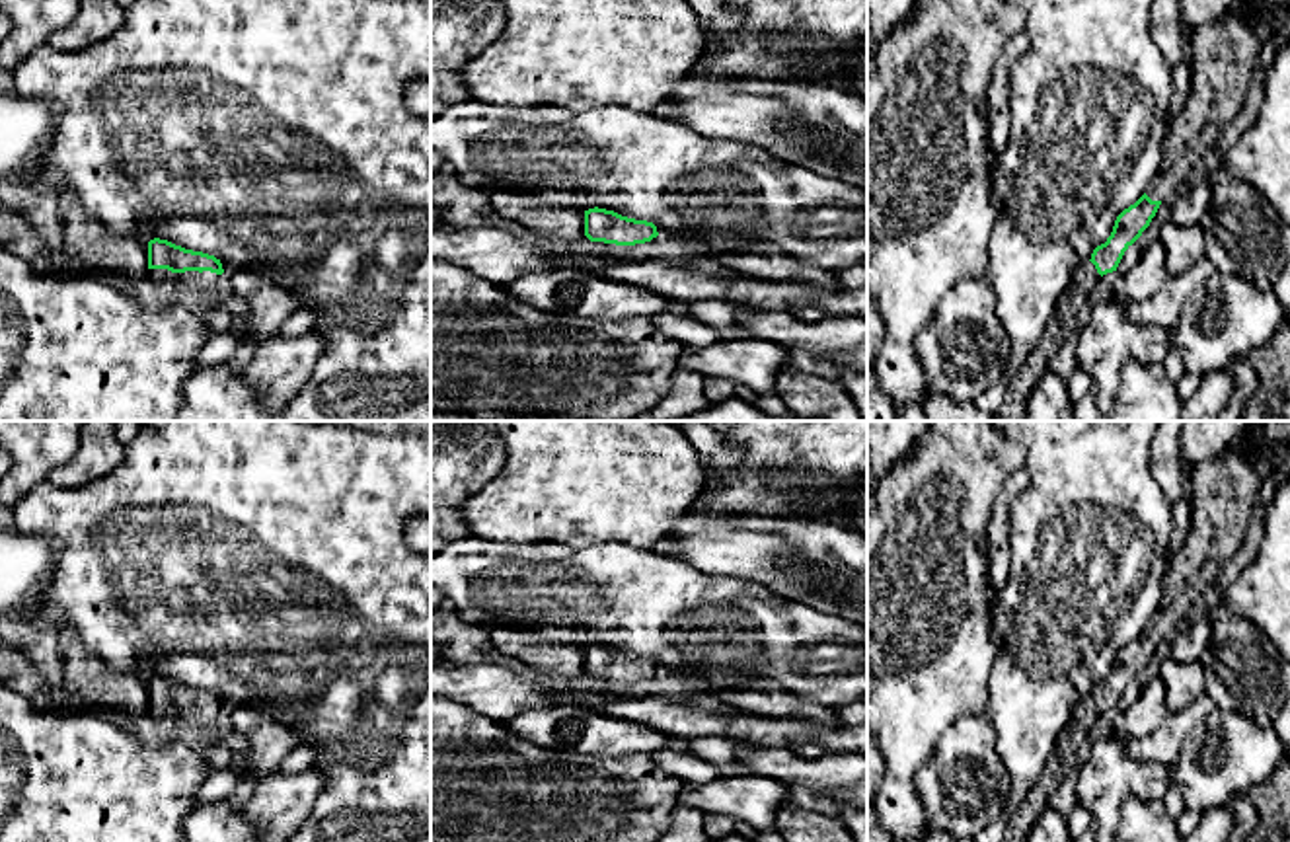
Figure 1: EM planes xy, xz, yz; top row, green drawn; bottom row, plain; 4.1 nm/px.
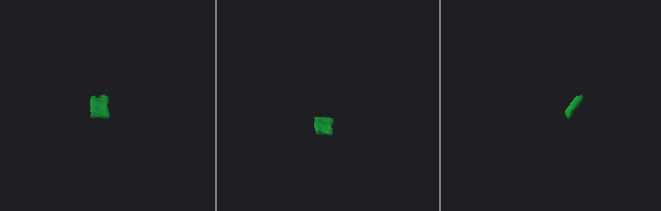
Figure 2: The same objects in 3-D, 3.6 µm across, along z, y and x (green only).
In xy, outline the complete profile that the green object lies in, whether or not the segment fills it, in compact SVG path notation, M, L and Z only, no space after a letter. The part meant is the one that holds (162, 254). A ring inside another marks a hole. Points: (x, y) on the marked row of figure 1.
M154 238L148 242L148 269L148 277L156 283L181 281L209 290L210 296L222 290L224 269L220 259L168 240Z

